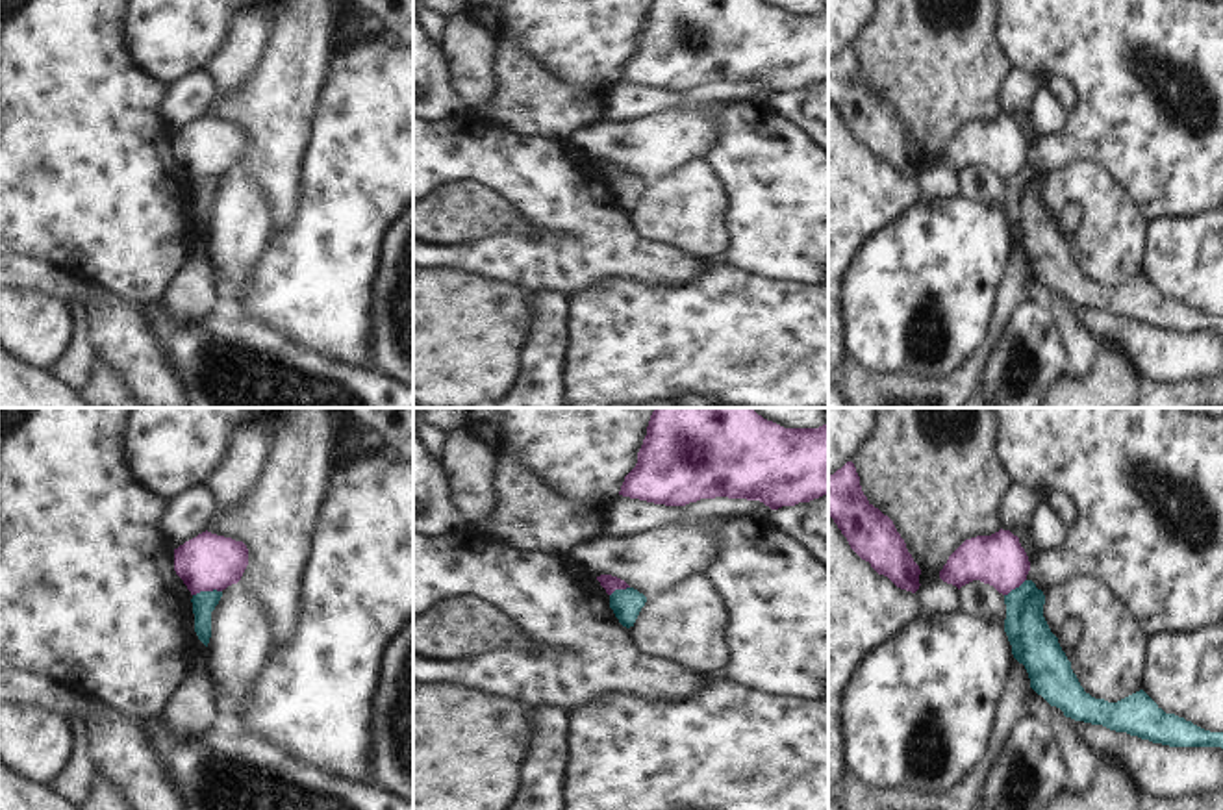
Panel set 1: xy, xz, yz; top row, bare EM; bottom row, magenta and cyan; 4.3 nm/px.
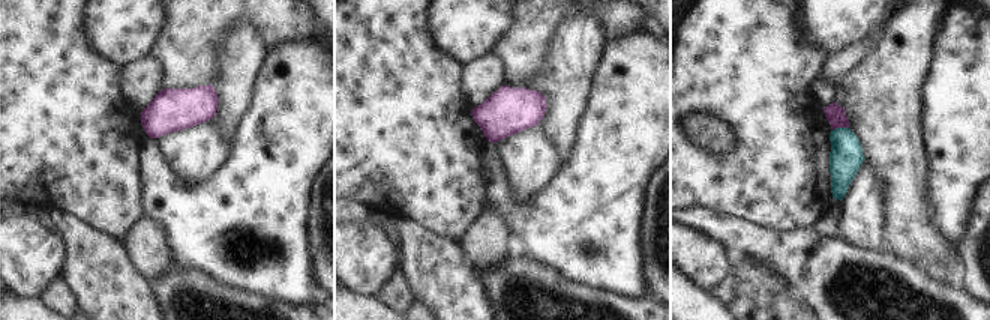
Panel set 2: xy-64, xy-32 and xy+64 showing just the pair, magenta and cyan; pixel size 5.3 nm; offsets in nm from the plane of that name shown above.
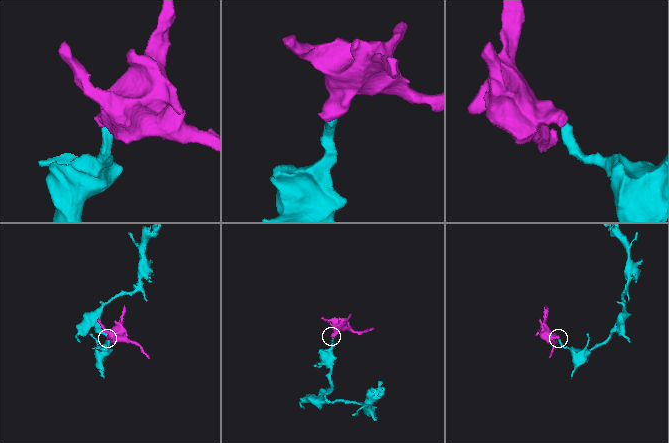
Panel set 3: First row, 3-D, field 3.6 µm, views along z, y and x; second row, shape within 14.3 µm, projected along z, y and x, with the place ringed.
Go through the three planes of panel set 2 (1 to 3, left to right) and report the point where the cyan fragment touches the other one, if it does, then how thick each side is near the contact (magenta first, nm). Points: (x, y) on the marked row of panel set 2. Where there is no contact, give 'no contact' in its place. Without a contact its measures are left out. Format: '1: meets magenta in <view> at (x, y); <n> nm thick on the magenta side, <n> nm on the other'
1: no contact
2: no contact
3: meets magenta in xy+64 at (839, 126); 110 nm thick on the magenta side, 180 nm on the other

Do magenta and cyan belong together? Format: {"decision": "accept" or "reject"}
{"decision": "reject"}

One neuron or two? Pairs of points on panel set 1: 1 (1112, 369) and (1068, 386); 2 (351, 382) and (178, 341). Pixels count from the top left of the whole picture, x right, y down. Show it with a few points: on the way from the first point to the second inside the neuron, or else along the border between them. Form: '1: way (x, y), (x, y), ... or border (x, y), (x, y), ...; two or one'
1: way (1101, 380), (1096, 386), (1079, 386); one
2: way (308, 371), (256, 347), (221, 340); one

